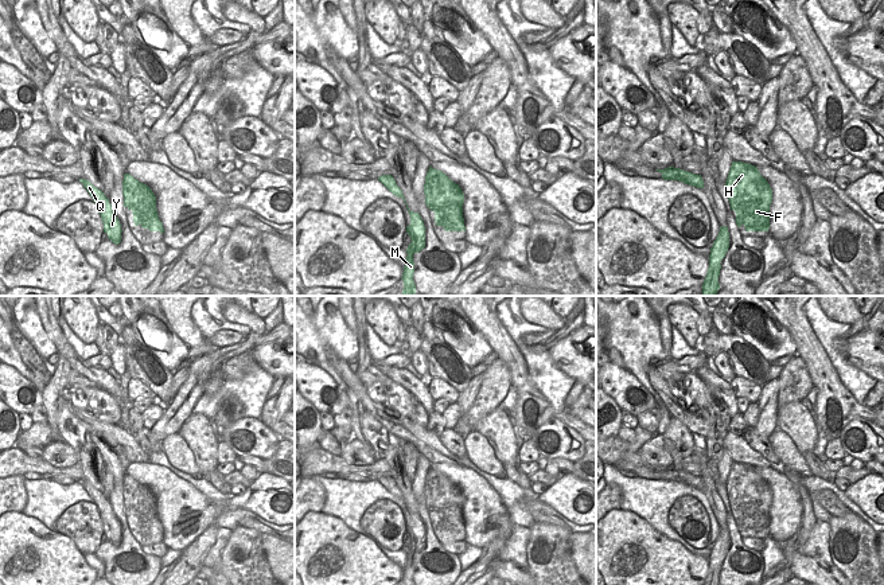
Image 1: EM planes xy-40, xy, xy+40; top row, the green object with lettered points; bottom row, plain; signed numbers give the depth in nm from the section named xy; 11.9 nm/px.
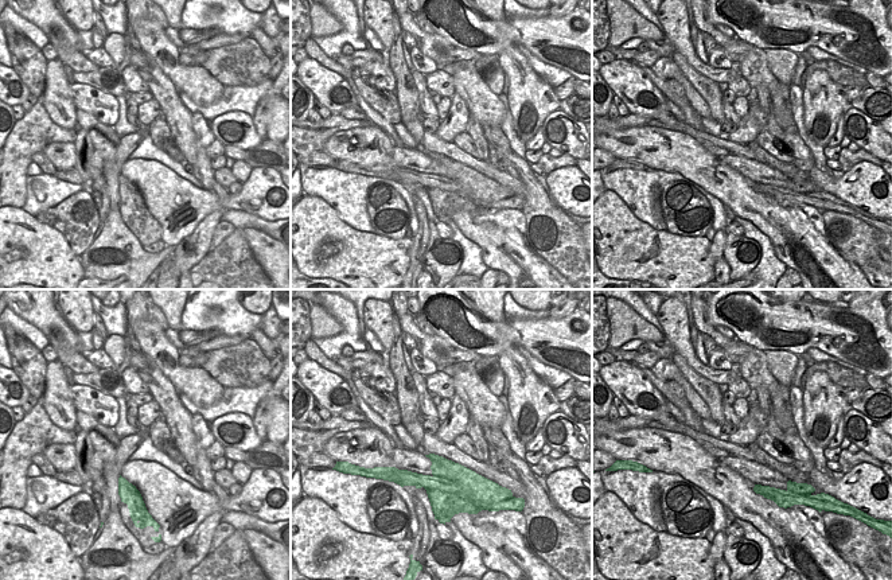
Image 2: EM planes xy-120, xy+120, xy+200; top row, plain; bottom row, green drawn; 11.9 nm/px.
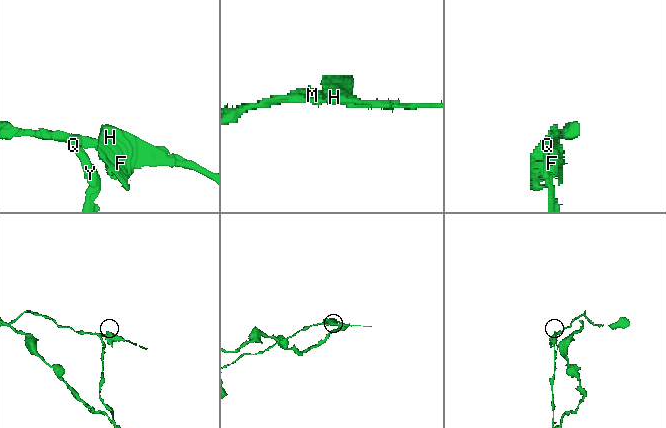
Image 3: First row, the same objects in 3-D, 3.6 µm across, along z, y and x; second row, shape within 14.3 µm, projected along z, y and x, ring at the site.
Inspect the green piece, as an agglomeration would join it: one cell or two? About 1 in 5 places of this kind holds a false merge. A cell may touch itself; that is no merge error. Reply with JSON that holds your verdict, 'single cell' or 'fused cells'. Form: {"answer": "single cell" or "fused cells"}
{"answer": "fused cells"}

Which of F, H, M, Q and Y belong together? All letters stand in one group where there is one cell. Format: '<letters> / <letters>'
F H / M Q Y

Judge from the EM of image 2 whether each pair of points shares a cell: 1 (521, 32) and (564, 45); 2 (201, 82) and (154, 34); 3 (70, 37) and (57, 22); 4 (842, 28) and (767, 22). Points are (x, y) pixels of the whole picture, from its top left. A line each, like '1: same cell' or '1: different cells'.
1: same cell
2: same cell
3: same cell
4: same cell

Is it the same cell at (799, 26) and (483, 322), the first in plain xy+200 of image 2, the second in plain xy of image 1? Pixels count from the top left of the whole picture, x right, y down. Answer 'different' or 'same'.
different

